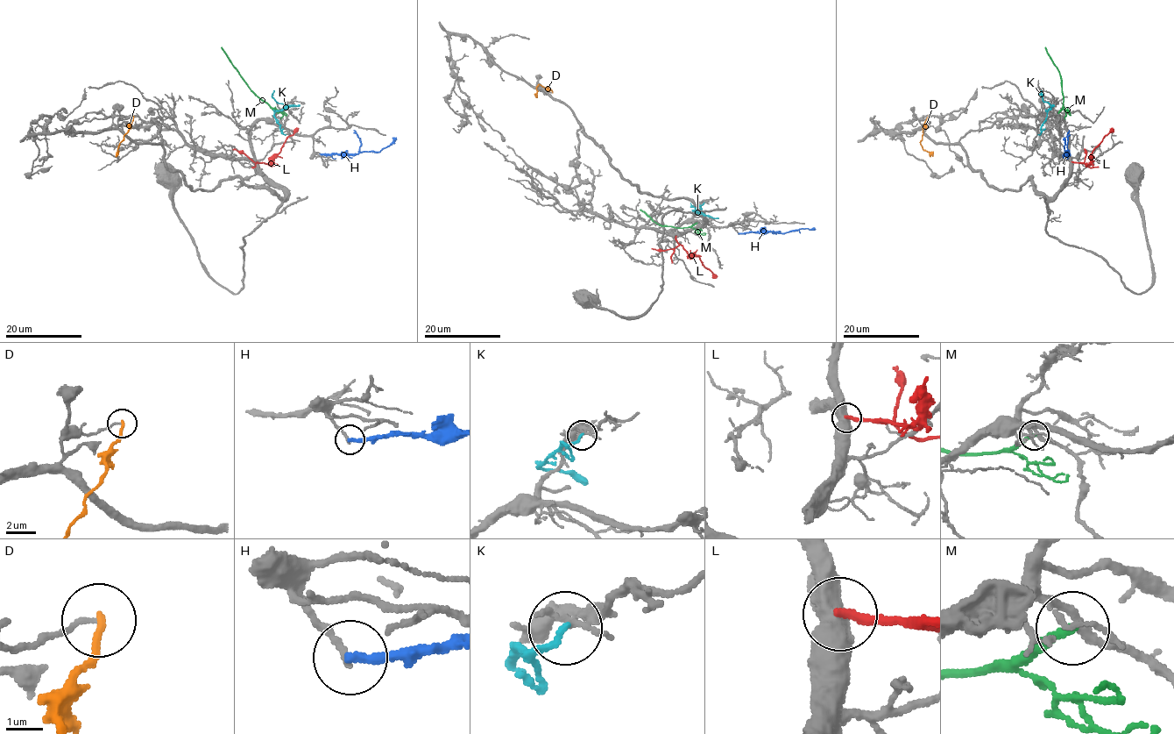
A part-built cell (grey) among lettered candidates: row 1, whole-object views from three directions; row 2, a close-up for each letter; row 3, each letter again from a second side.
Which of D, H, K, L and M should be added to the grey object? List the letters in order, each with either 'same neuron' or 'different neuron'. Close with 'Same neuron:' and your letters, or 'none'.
D: different neuron
H: different neuron
K: different neuron
L: different neuron
M: different neuron
Same neuron: none

